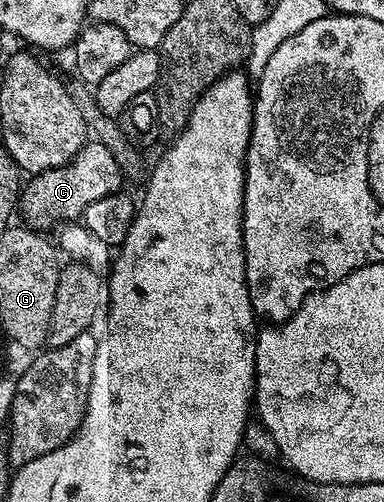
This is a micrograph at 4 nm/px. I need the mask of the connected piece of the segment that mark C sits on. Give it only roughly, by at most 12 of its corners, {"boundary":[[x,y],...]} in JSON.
{"boundary":[[84,143],[21,191],[22,222],[78,220],[125,183],[113,153]]}

